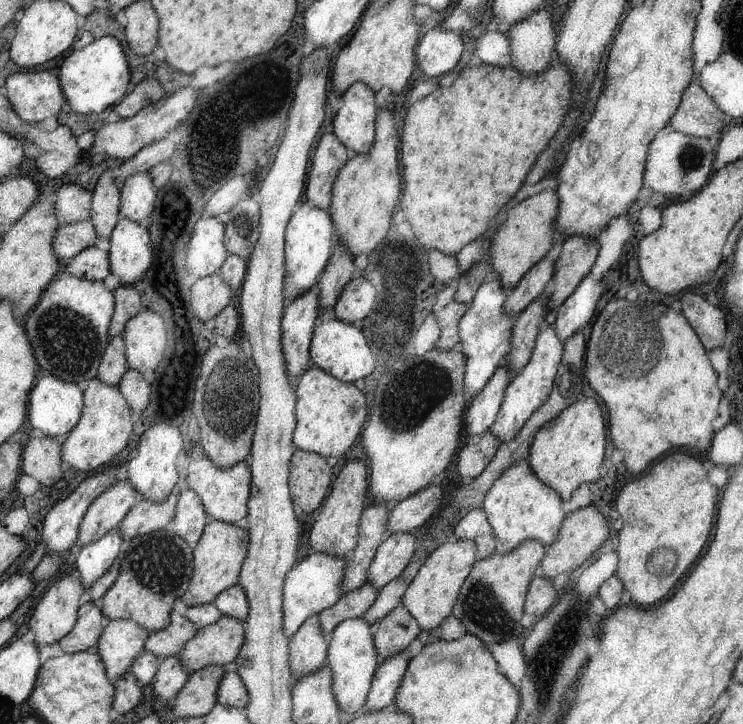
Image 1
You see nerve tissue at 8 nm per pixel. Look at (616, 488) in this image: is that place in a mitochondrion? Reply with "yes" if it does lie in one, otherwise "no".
no

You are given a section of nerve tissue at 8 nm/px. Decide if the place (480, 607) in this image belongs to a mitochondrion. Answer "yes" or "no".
yes

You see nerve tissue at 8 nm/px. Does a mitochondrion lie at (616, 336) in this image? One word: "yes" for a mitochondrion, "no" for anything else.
yes

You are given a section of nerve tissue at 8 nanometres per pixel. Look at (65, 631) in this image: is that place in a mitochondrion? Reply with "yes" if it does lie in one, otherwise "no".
no

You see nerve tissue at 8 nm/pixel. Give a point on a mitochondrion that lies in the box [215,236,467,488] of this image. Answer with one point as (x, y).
(412, 397)

